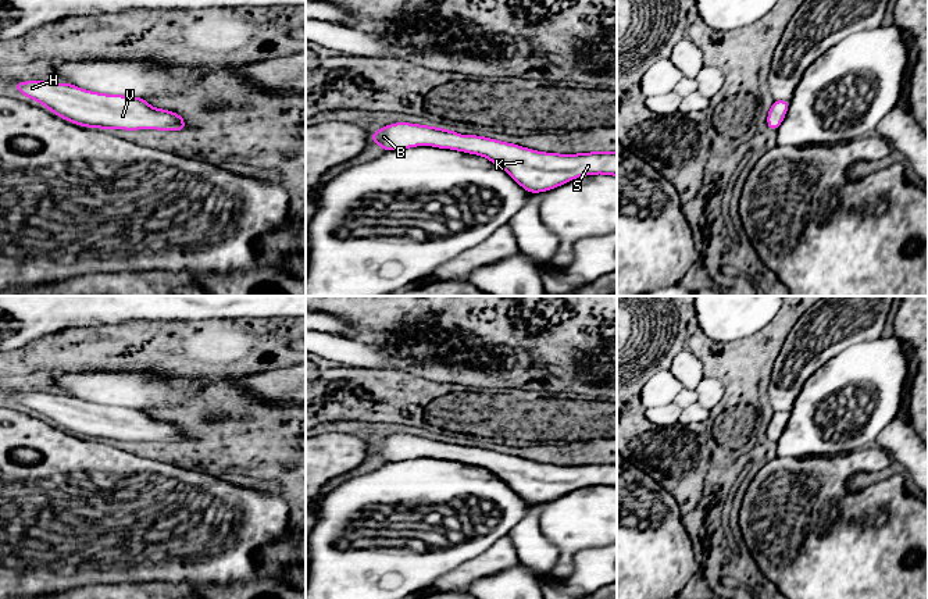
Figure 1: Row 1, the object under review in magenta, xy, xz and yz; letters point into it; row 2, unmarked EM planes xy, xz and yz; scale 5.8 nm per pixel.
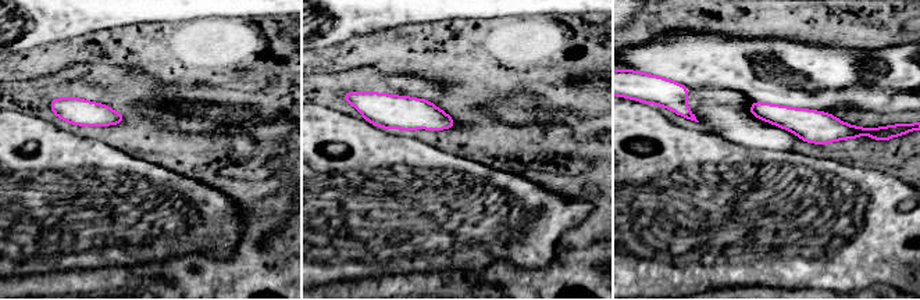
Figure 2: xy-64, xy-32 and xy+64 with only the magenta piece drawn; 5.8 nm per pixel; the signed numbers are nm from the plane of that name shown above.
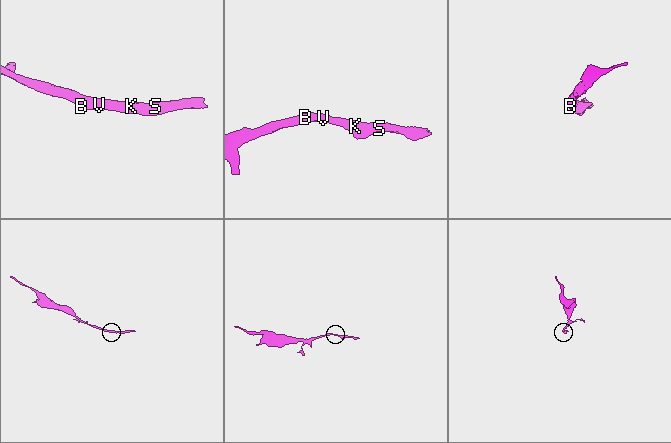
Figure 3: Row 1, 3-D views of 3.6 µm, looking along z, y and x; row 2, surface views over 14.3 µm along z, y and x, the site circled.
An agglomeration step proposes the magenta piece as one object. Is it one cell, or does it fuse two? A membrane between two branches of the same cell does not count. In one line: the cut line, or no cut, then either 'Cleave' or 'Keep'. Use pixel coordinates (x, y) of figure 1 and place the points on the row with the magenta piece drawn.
No split. Keep

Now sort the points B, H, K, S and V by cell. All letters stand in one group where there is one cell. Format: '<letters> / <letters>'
B H K S V

